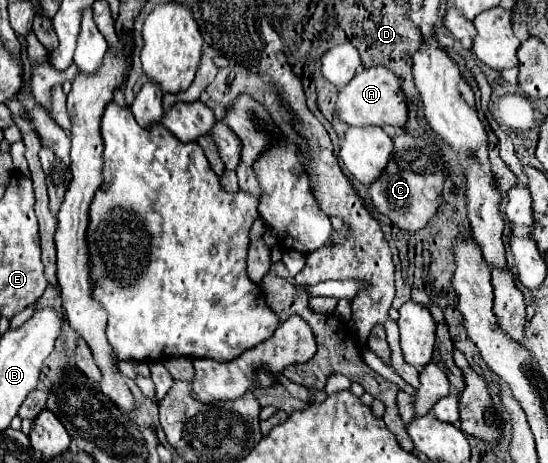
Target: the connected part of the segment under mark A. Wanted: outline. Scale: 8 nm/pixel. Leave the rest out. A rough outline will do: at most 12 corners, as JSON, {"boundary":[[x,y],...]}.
{"boundary":[[385,67],[359,69],[339,91],[347,125],[403,127],[407,103]]}

